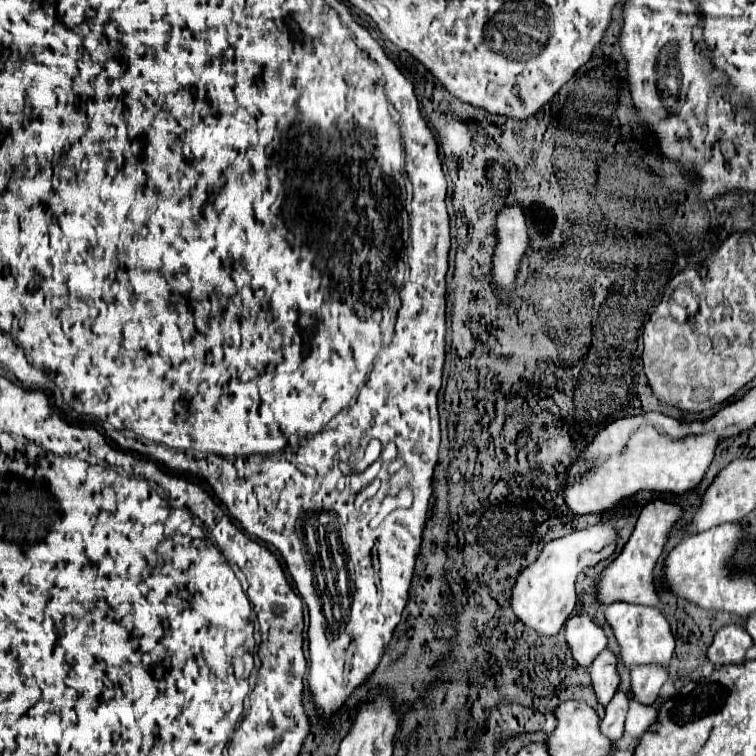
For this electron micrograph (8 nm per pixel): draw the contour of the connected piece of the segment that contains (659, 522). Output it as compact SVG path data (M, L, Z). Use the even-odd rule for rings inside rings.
M652 500L642 508L636 528L634 528L630 540L626 542L626 546L622 548L620 556L614 562L610 562L596 580L594 594L600 604L608 606L618 600L632 602L632 604L644 604L644 606L658 604L658 594L656 594L654 582L652 582L652 568L664 550L664 544L668 540L672 526L676 524L676 520L680 516L682 516L682 508L678 504L670 504L664 500Z

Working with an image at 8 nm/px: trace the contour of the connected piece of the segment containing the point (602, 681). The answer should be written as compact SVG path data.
M608 648L602 650L592 662L590 676L592 676L592 690L598 698L598 704L606 706L620 684L620 678L616 674L616 656Z

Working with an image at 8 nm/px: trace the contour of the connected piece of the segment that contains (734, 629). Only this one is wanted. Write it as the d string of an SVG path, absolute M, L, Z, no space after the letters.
M724 626L714 636L708 648L708 660L718 668L724 664L742 664L746 660L746 650L752 646L750 634L742 626Z

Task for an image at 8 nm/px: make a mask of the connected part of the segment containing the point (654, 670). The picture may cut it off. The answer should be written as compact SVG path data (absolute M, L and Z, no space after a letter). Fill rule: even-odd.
M636 666L630 670L630 682L632 682L632 700L640 704L654 704L658 690L668 678L668 666Z

